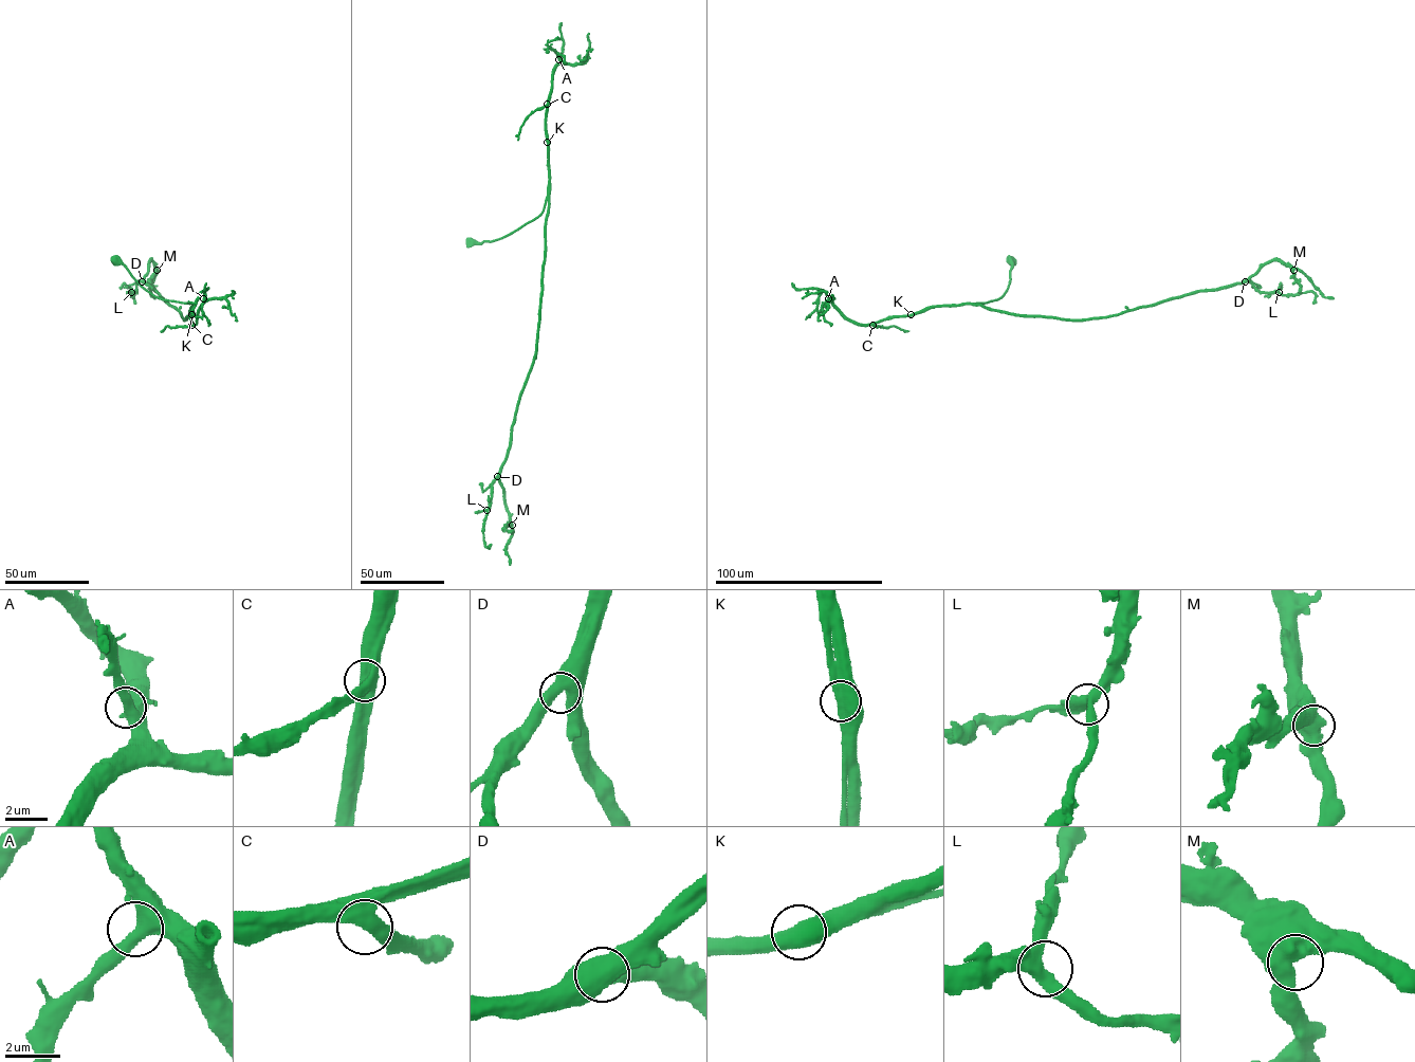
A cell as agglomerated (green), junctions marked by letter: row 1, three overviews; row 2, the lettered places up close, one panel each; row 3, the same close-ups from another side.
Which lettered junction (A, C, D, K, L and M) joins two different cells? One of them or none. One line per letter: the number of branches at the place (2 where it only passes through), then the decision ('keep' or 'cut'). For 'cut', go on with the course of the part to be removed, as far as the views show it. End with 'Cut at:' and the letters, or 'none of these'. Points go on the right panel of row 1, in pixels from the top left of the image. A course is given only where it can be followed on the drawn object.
A: branches 2; keep
C: branches 2; keep
D: branches 2; keep
K: branches 2; keep
L: branches 3; keep
M: branches 2; keep
Cut at: none of these

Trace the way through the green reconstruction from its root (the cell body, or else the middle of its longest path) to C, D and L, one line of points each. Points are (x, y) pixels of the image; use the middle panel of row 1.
C: (470, 241), (481, 243), (501, 238), (541, 213), (549, 183), (547, 104)
D: (470, 241), (492, 241), (518, 230), (541, 213), (548, 197), (536, 350), (517, 406), (508, 455), (497, 476)
L: (470, 241), (492, 241), (518, 230), (541, 213), (548, 197), (536, 350), (487, 510)

